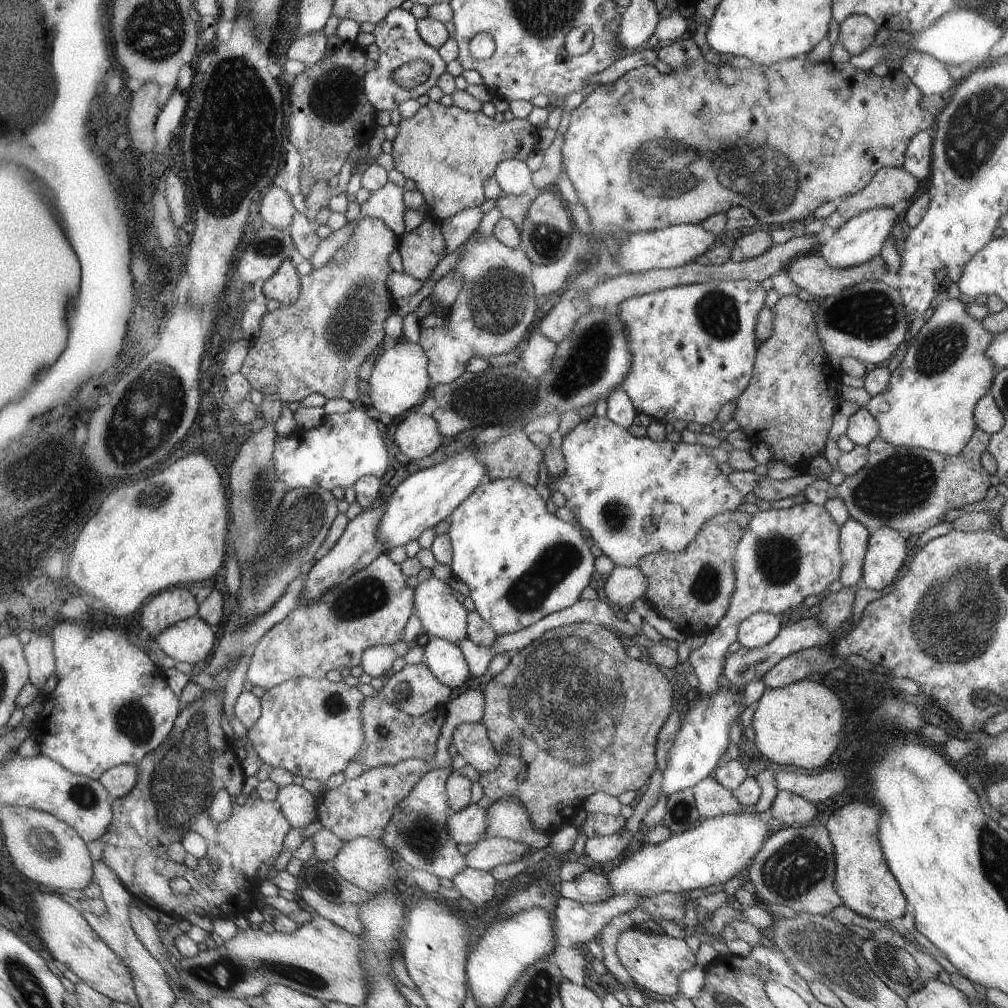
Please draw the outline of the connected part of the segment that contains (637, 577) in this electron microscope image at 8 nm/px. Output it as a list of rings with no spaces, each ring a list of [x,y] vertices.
[[[613,568],[605,576],[605,598],[613,604],[629,606],[635,600],[641,600],[647,590],[647,576],[635,568]]]

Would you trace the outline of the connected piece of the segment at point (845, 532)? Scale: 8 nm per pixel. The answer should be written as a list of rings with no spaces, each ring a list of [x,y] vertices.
[[[849,518],[841,524],[841,556],[843,568],[839,582],[843,588],[851,588],[857,584],[859,576],[863,574],[863,562],[869,546],[869,530],[861,522]]]

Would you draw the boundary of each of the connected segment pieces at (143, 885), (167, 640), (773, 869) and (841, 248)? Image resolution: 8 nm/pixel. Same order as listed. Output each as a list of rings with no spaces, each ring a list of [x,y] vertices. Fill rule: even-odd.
[[[221,686],[221,692],[205,692],[203,700],[197,700],[193,704],[189,704],[181,716],[177,718],[177,726],[173,728],[173,734],[169,734],[169,738],[153,752],[149,754],[141,764],[139,764],[139,782],[133,788],[133,792],[129,792],[129,796],[125,798],[117,798],[113,800],[113,810],[115,810],[115,820],[111,830],[99,840],[101,844],[105,842],[107,846],[103,846],[103,856],[101,860],[105,860],[117,874],[119,880],[125,882],[125,886],[133,892],[133,896],[137,900],[141,900],[153,914],[155,912],[163,912],[171,918],[183,920],[185,914],[195,912],[201,918],[237,918],[237,916],[245,916],[249,910],[253,910],[259,900],[259,874],[261,874],[261,866],[265,860],[269,858],[277,858],[283,852],[283,842],[285,836],[291,832],[293,822],[289,822],[289,818],[285,816],[285,810],[281,806],[281,802],[267,802],[267,800],[253,800],[247,798],[245,806],[235,806],[233,816],[227,818],[225,822],[217,822],[211,816],[211,806],[215,796],[221,790],[227,790],[233,800],[243,794],[243,784],[245,784],[245,774],[241,768],[241,760],[235,754],[233,742],[225,736],[223,726],[221,726],[221,716],[223,716],[223,702],[227,700],[225,696],[227,692]],[[187,832],[199,832],[201,836],[205,836],[205,840],[209,842],[209,850],[207,856],[203,860],[199,860],[199,866],[195,870],[177,864],[171,860],[169,856],[169,846],[173,842],[181,842],[183,836]],[[217,858],[221,870],[213,872],[209,860]],[[173,878],[185,878],[191,884],[191,896],[179,896],[173,894],[169,882]]]
[[[197,614],[195,618],[171,626],[155,640],[173,660],[189,662],[193,666],[211,658],[211,650],[217,642],[217,628]]]
[[[823,824],[817,826],[785,826],[771,834],[761,850],[747,866],[747,880],[755,886],[759,904],[783,906],[801,914],[825,916],[843,900],[835,892],[835,850]]]
[[[899,202],[893,208],[877,208],[877,210],[867,210],[867,212],[859,214],[857,218],[849,220],[845,226],[841,226],[841,230],[837,230],[823,246],[819,246],[817,254],[821,258],[825,258],[831,268],[849,270],[849,268],[855,268],[855,266],[863,266],[871,258],[879,256],[879,250],[881,250],[883,242],[887,240],[893,224],[903,218],[903,212],[907,208],[909,208],[909,202]]]

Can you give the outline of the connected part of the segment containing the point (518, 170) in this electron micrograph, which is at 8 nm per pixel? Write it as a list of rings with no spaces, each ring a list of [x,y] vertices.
[[[505,160],[497,166],[495,176],[503,188],[505,194],[517,194],[523,196],[529,192],[529,188],[535,184],[535,172],[531,170],[529,162],[521,160]]]

